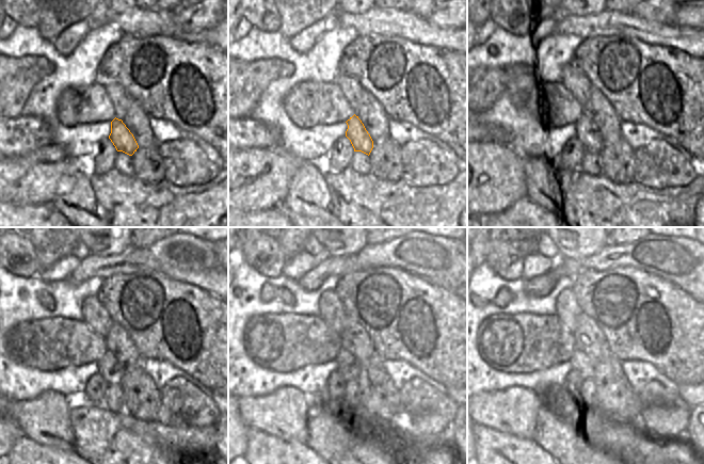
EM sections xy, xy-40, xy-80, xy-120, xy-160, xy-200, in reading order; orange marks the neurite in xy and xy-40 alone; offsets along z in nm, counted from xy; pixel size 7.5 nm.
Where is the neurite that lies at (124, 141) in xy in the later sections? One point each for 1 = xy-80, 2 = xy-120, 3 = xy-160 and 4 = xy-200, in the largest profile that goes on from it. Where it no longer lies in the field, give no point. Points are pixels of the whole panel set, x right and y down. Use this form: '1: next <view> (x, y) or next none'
1: next xy-80 (587, 130)
2: next xy-120 (109, 367)
3: next xy-160 (348, 366)
4: next xy-200 (582, 364)

